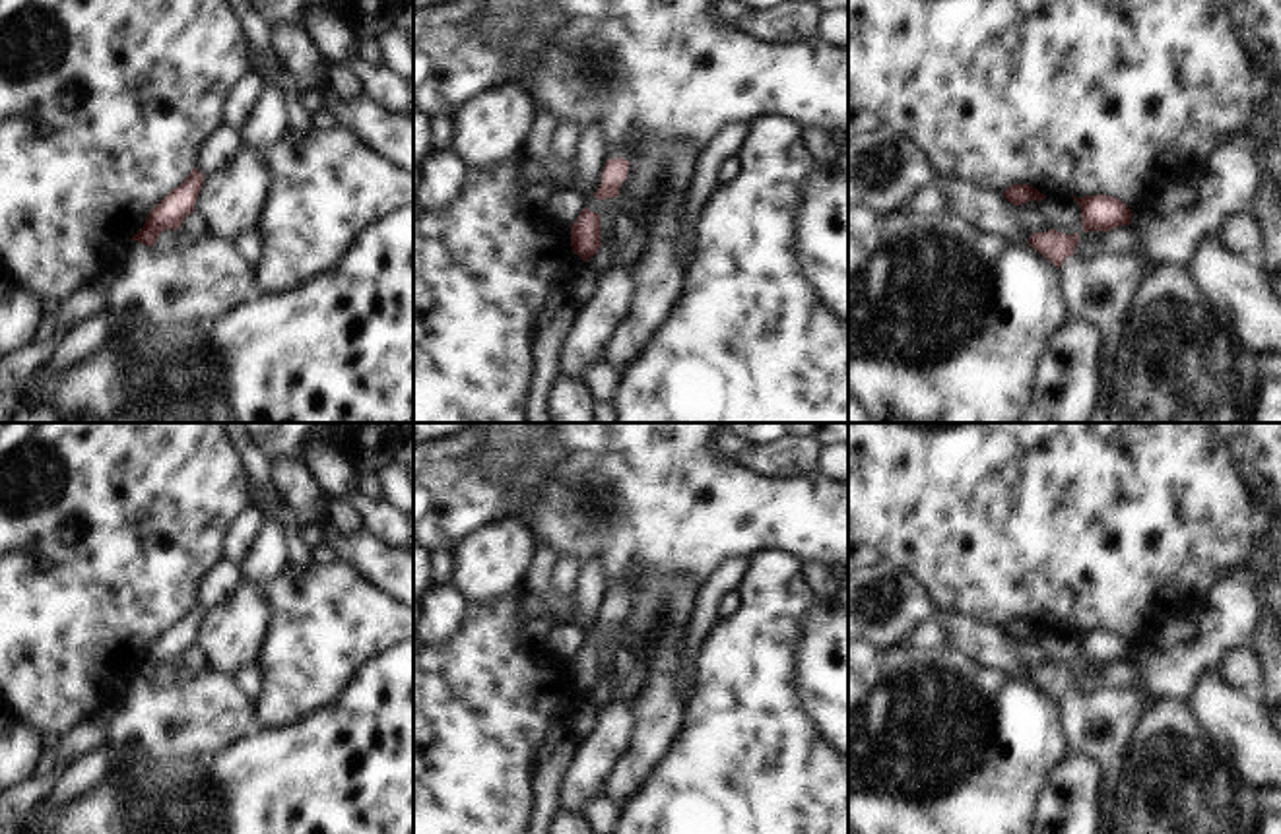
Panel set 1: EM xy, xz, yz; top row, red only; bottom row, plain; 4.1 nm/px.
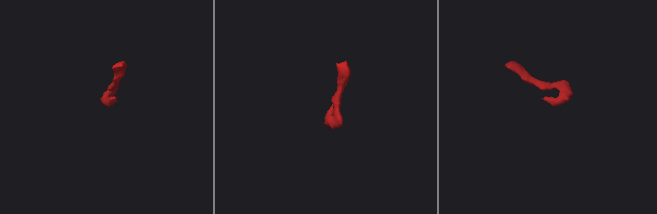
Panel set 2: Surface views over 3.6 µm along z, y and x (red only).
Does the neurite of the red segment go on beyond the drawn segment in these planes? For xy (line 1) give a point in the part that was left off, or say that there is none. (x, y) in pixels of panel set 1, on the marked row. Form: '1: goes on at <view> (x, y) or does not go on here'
1: does not go on here

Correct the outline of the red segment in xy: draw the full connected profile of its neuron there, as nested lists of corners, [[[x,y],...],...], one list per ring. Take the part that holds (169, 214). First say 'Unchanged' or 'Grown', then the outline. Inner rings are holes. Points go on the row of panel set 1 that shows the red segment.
Unchanged. [[[192,169],[182,184],[173,188],[146,217],[144,227],[130,239],[146,246],[155,246],[157,237],[165,229],[177,231],[182,221],[194,211],[204,175]]]

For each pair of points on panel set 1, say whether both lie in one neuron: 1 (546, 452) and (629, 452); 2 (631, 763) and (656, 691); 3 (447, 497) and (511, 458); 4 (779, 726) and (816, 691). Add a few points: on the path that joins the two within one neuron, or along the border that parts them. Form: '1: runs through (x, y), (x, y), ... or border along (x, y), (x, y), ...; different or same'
1: border along (552, 443), (565, 452), (565, 460), (540, 491); different
2: runs through (649, 745), (656, 726), (656, 708); same
3: runs through (462, 493), (482, 487), (495, 474); same
4: border along (794, 658), (794, 687), (800, 706), (827, 741); different

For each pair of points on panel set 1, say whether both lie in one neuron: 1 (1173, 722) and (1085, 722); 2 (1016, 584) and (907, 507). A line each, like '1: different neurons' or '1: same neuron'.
1: different neurons
2: same neuron

